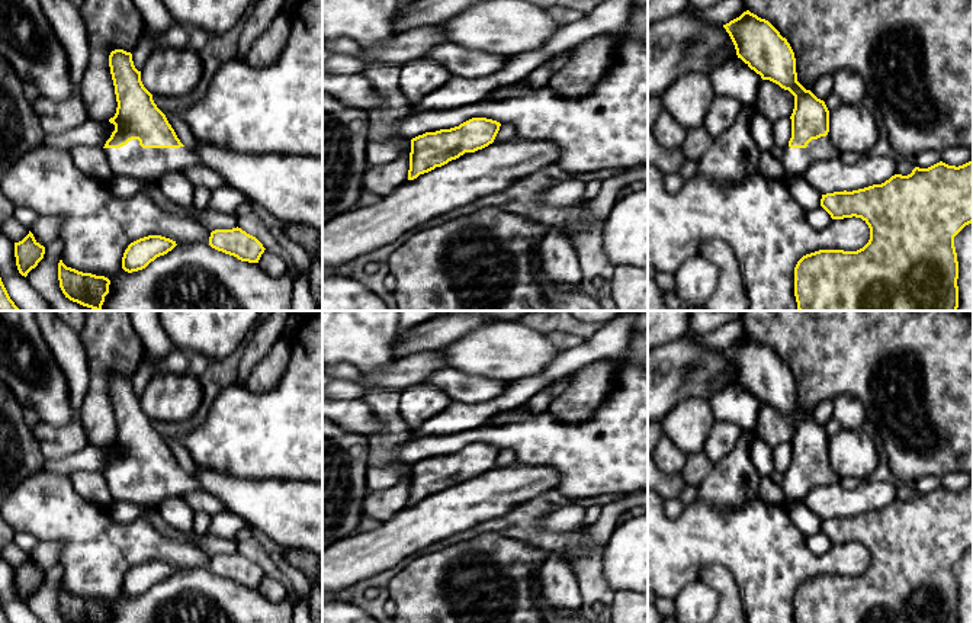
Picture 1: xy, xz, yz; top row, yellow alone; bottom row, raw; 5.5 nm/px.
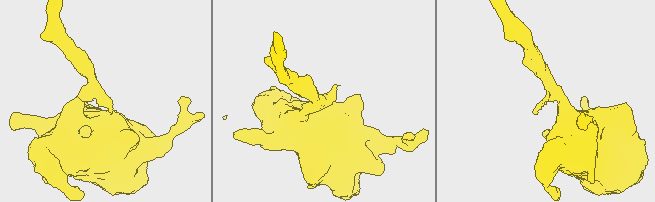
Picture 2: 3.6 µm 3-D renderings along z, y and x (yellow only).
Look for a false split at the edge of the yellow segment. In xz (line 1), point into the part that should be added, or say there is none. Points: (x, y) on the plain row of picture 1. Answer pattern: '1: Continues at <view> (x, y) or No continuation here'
1: No continuation here

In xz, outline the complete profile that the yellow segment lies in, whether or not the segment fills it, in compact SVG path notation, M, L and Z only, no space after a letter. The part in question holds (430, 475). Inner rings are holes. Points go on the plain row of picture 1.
M472 443L459 452L426 457L411 465L408 505L441 492L465 478L475 478L494 468L501 449Z

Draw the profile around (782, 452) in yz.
M790 443L777 444L773 449L773 456L774 456L774 471L778 471L784 475L791 463L791 444Z

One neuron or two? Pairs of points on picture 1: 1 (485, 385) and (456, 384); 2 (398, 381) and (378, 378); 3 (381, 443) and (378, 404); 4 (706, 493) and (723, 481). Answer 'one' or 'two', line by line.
1: one
2: one
3: one
4: one

